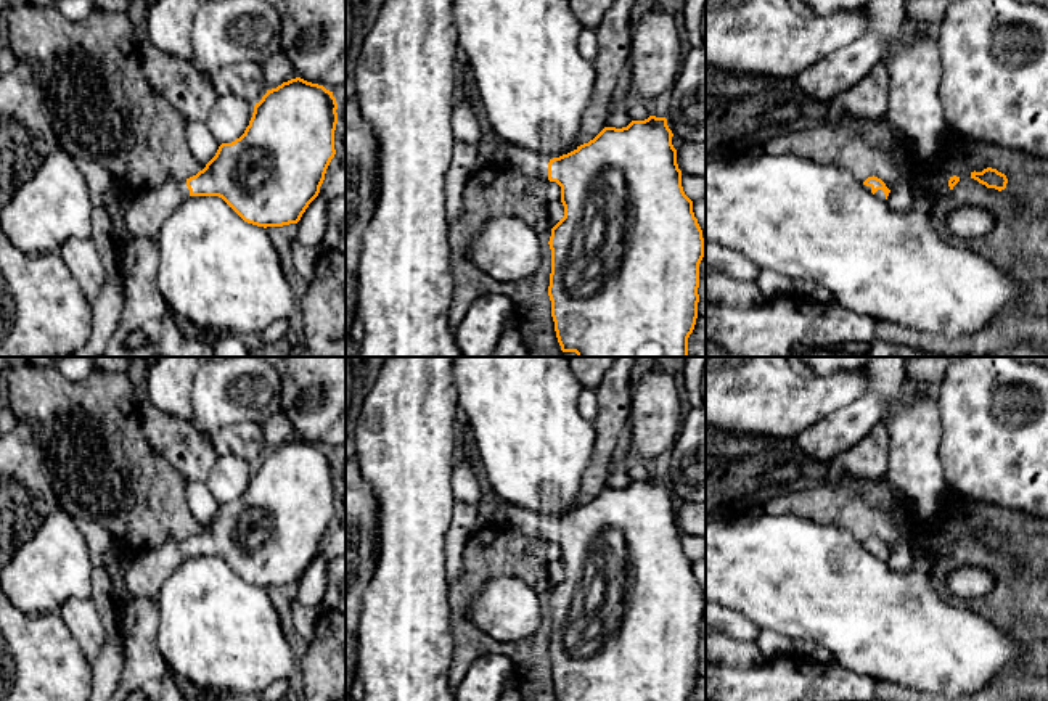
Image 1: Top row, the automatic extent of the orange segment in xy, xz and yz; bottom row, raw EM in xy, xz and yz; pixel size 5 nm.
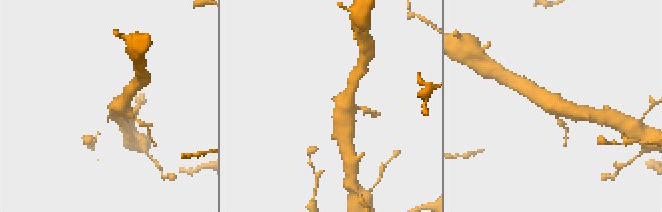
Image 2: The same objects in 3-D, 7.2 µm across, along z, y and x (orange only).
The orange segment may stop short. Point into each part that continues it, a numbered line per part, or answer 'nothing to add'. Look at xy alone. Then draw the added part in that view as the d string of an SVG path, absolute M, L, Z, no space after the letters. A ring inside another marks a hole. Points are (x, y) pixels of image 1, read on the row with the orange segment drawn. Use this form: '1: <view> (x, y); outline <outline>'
1: xy (147, 211); outline M186 180L167 182L156 190L133 196L122 212L133 236L156 236L170 212L186 198Z

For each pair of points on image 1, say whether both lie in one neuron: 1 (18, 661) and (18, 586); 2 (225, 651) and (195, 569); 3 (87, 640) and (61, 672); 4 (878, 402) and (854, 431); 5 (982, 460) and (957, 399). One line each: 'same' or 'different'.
1: different
2: same
3: different
4: same
5: same

